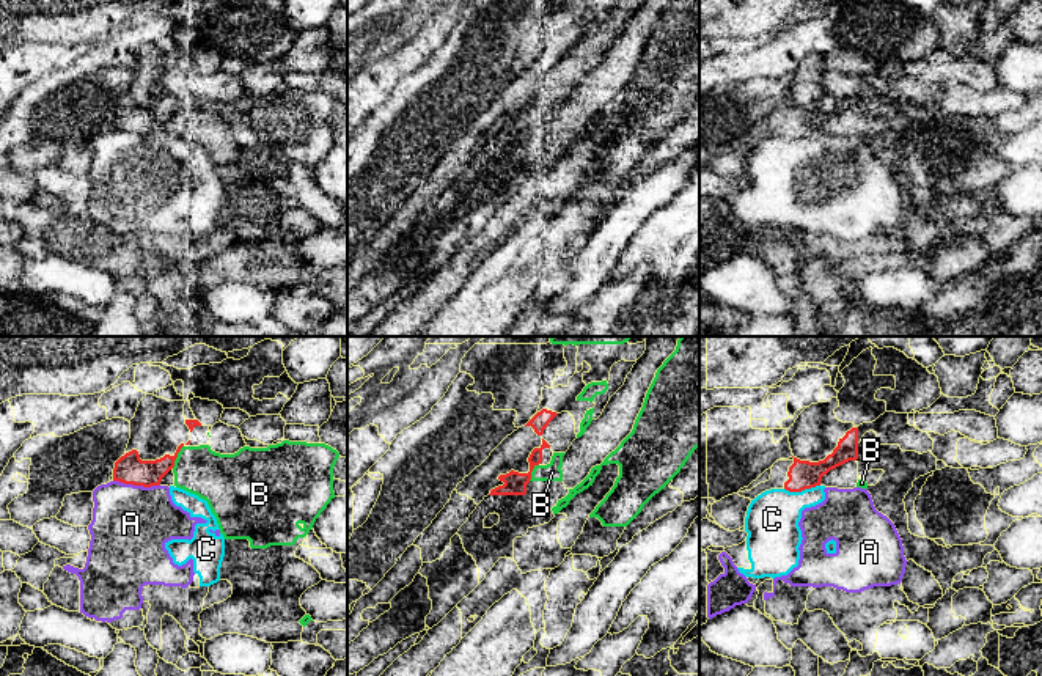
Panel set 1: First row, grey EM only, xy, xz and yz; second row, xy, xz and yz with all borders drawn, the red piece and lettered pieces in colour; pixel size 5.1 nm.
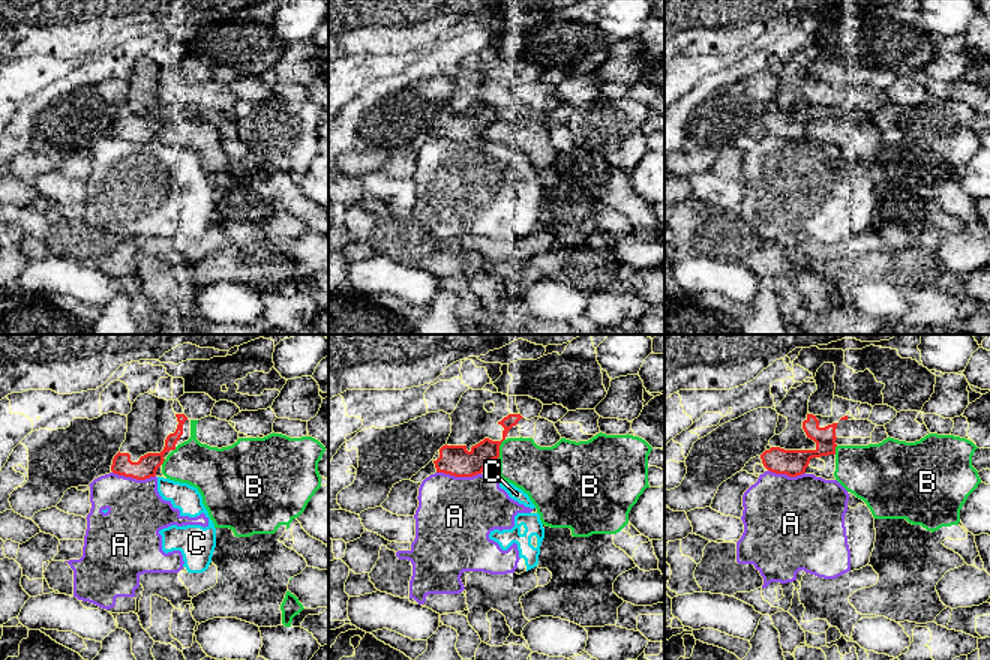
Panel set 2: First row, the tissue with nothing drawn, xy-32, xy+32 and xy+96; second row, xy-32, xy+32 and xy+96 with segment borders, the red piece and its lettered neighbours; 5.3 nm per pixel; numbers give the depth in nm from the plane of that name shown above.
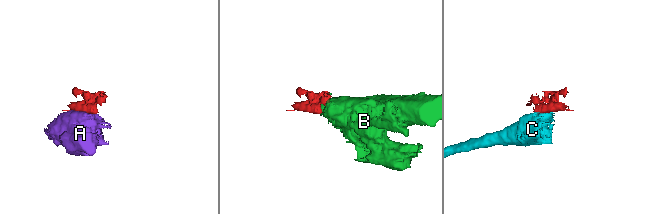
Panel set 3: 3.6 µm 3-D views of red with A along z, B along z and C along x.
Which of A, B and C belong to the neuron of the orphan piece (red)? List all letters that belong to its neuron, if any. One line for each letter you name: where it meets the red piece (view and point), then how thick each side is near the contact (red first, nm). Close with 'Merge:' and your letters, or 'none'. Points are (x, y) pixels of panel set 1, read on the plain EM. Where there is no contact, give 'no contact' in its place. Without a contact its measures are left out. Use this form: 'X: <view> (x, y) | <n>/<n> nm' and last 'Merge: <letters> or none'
B: xy (176, 104) | 160/260 nm
Merge: B

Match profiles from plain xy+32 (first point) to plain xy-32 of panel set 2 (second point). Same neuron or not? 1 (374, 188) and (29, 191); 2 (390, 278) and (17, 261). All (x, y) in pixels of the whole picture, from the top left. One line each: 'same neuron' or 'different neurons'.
1: different neurons
2: different neurons

